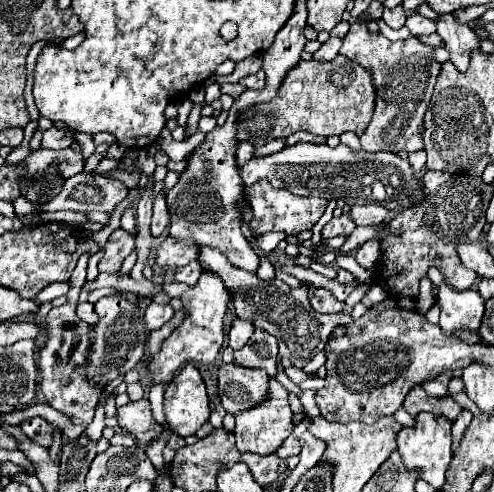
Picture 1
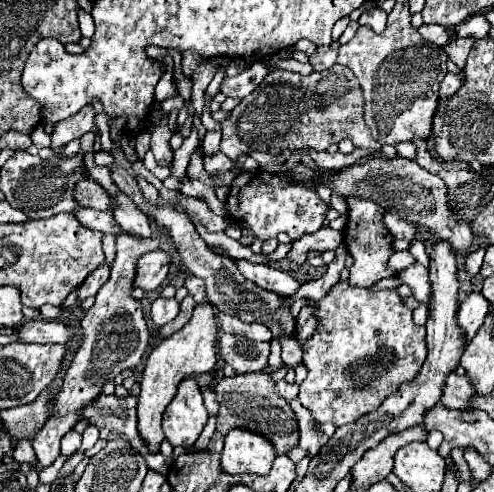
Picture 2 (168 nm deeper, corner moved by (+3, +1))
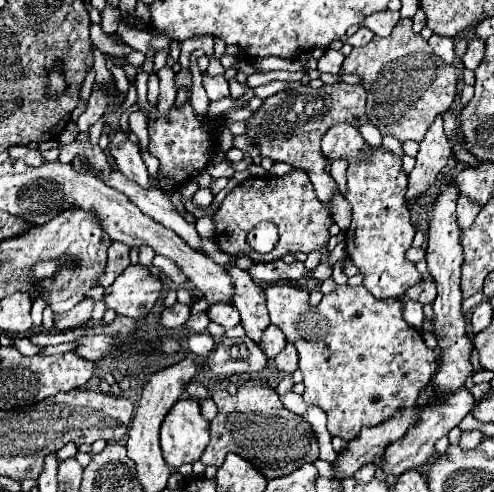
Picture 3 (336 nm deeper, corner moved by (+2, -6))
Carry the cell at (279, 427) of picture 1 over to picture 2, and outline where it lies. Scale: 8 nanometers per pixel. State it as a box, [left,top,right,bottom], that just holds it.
[220,430,276,476]

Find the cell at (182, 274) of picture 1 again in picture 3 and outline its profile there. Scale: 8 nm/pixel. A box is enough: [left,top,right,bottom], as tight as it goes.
[207,303,239,327]

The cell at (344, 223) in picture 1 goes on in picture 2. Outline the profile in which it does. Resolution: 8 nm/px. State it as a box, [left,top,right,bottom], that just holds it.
[288,228,342,266]

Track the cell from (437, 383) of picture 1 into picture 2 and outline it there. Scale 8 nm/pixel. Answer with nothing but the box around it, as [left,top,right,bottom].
[442,374,478,410]

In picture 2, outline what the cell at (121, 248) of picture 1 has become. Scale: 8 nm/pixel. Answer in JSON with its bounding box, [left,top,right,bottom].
[78,262,110,302]

